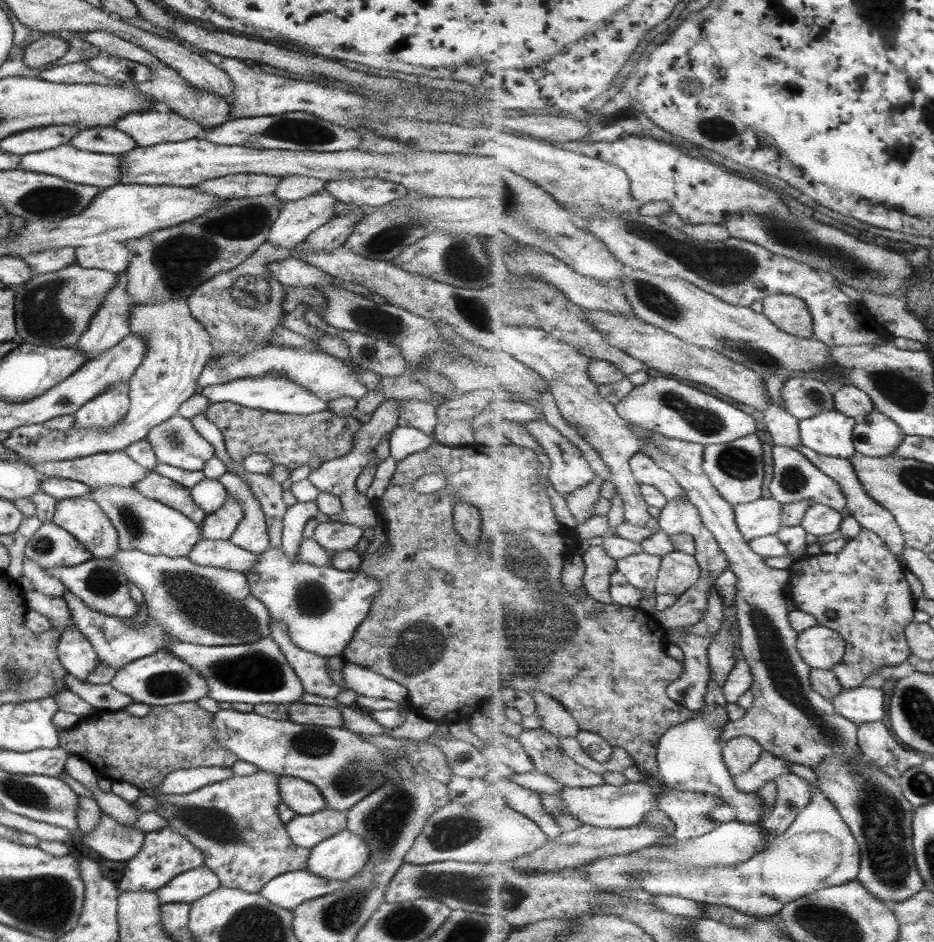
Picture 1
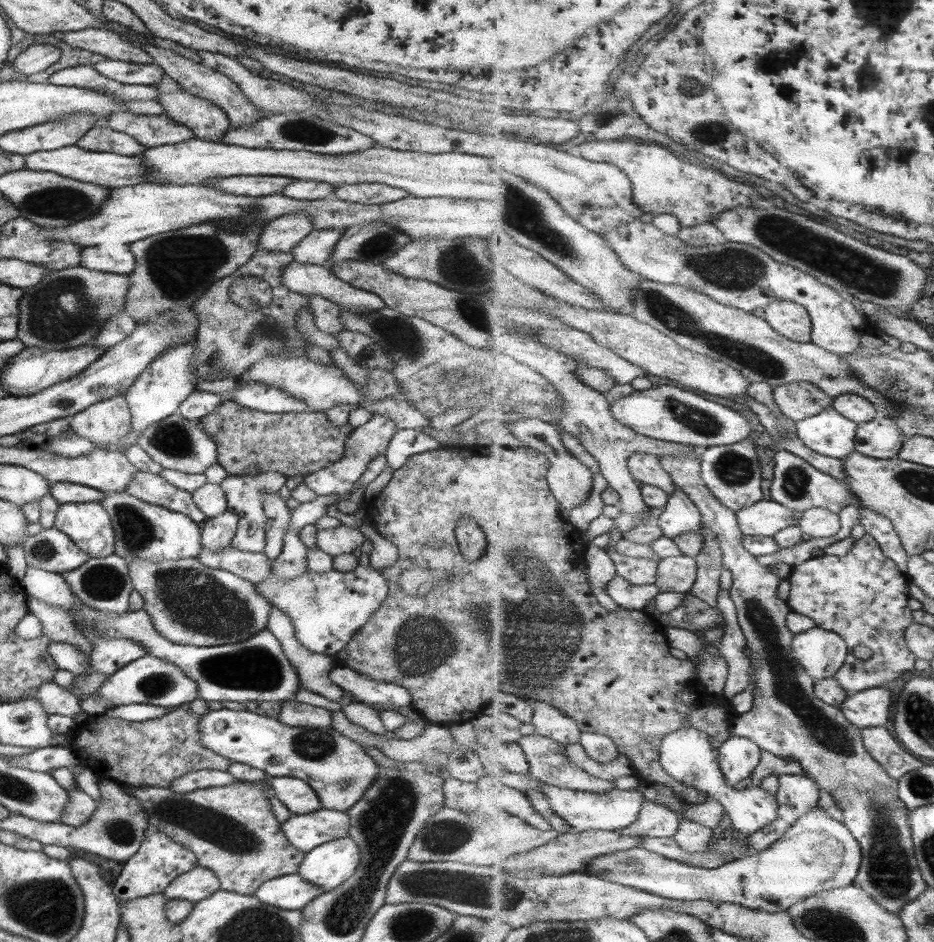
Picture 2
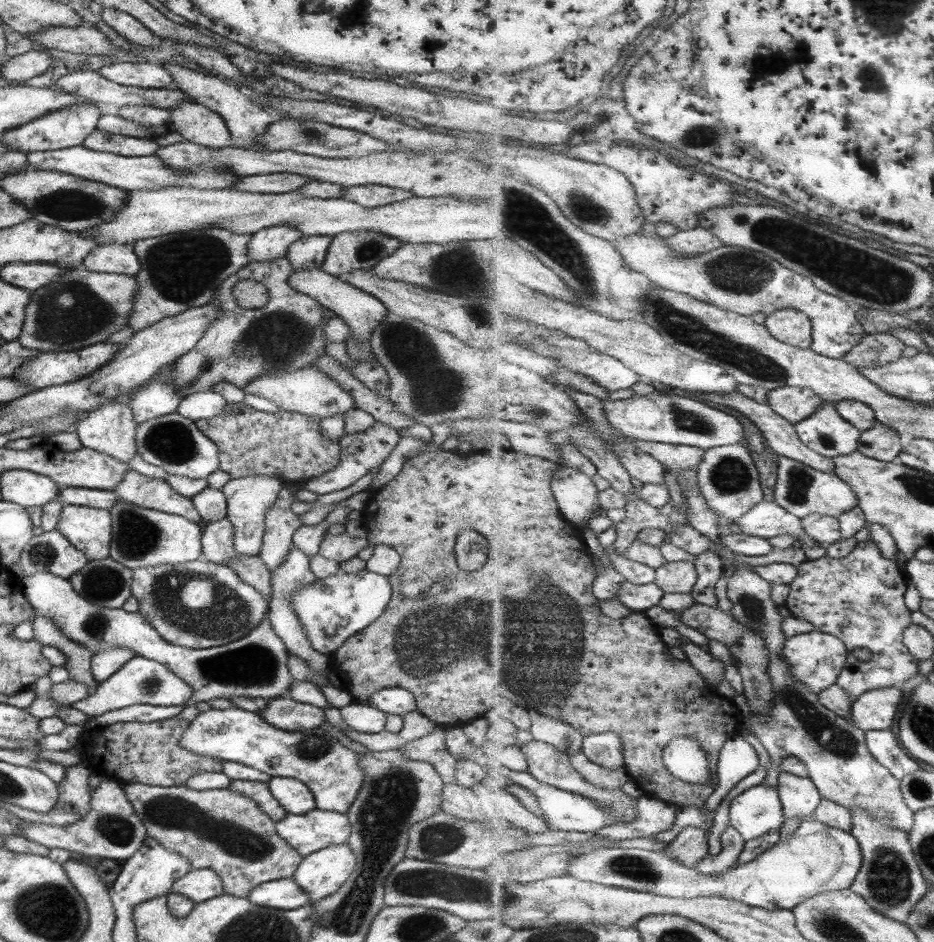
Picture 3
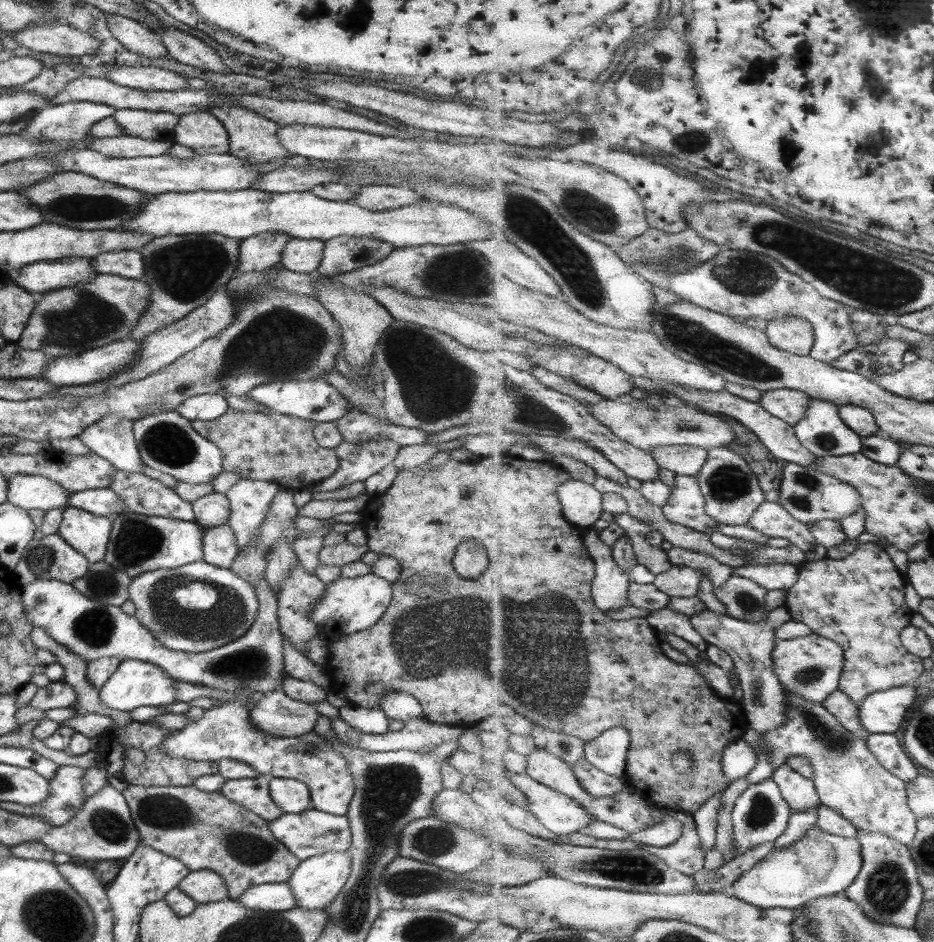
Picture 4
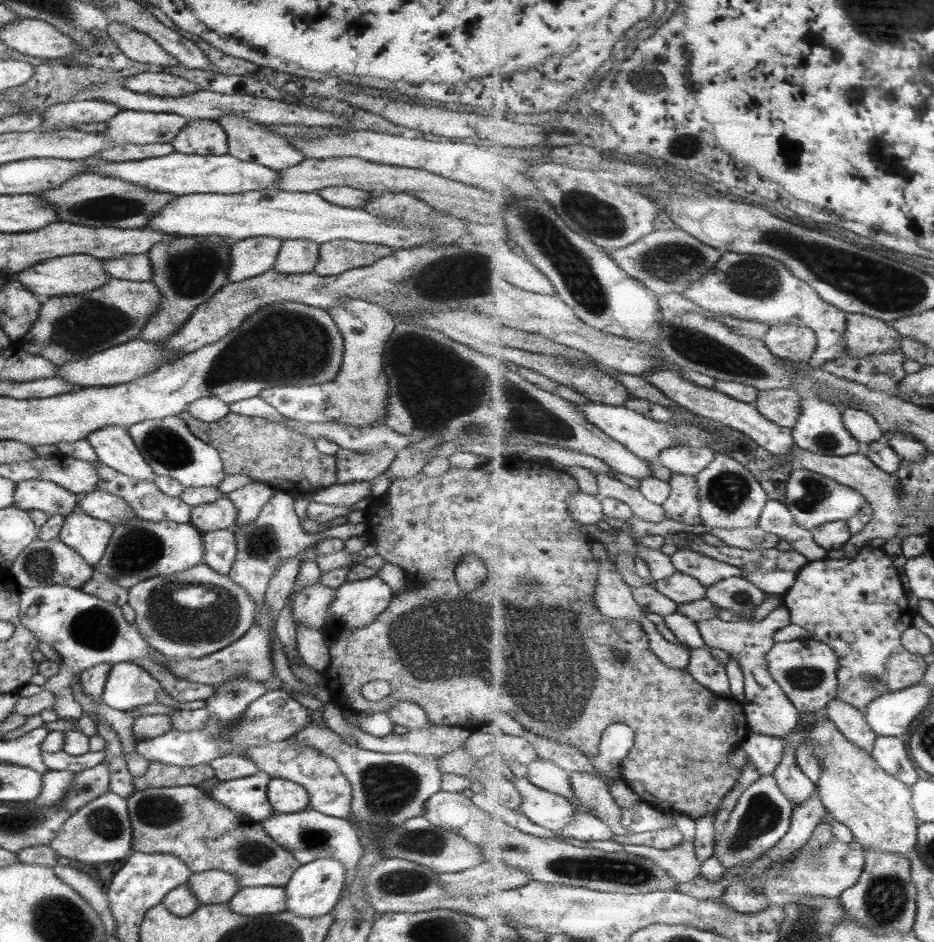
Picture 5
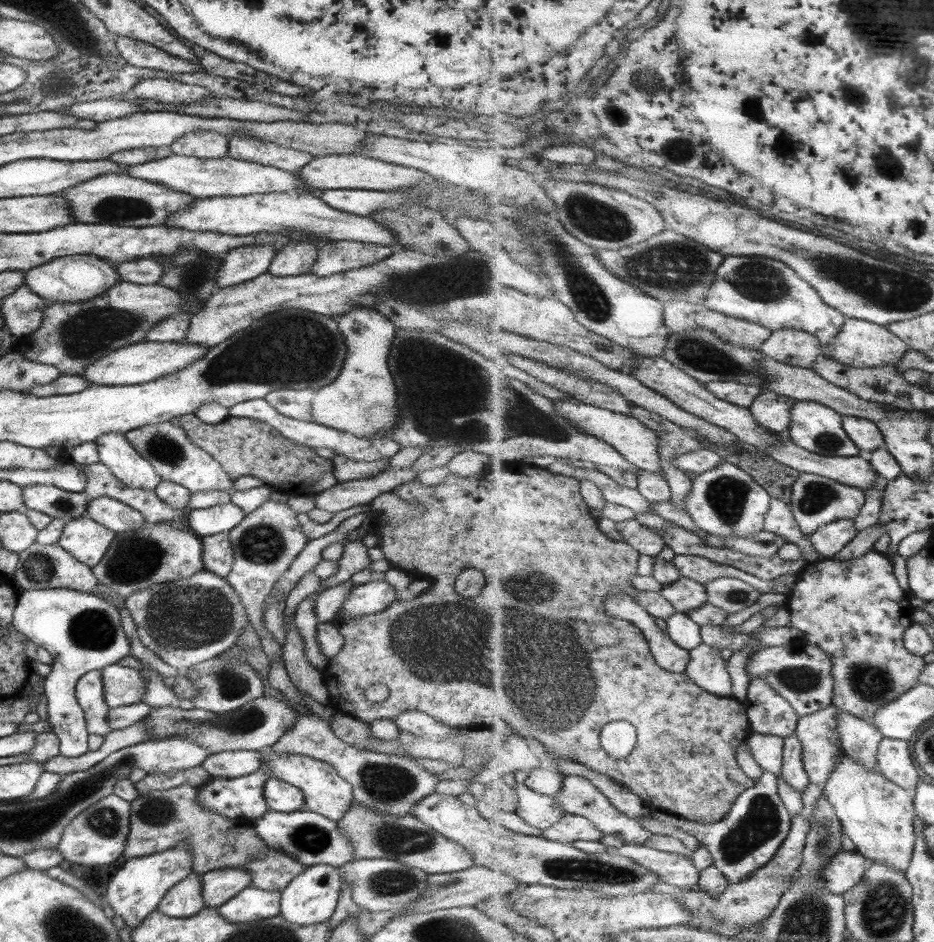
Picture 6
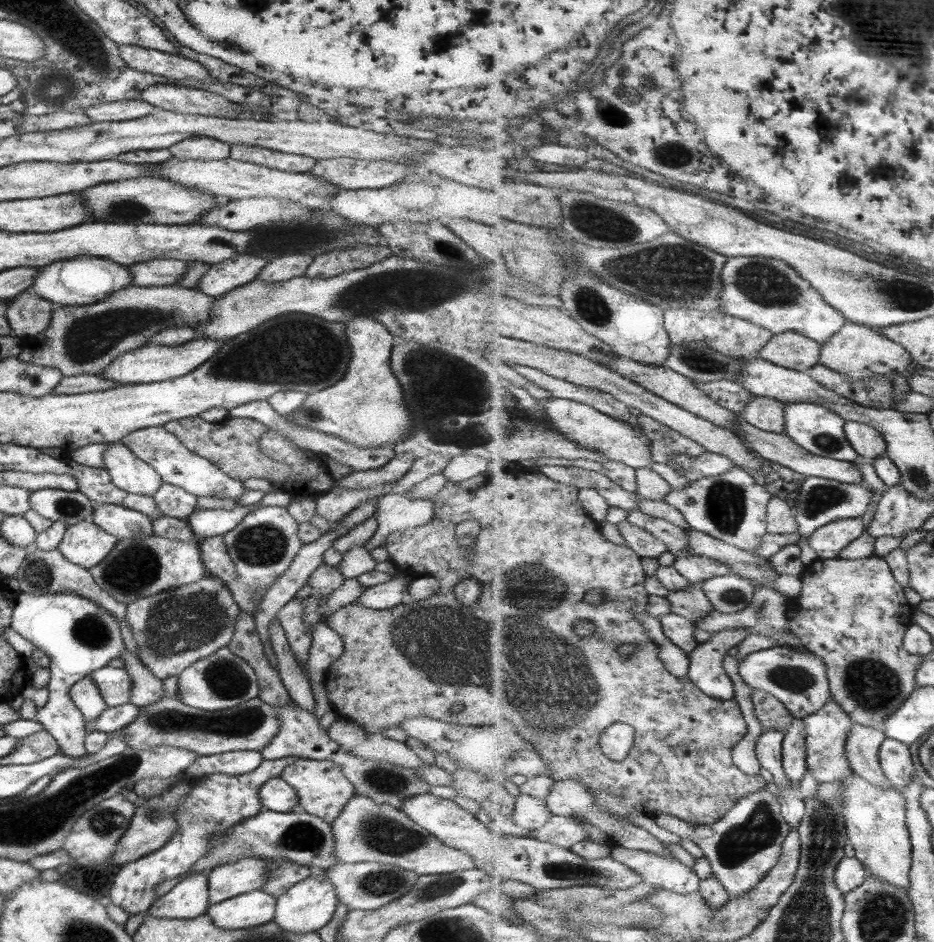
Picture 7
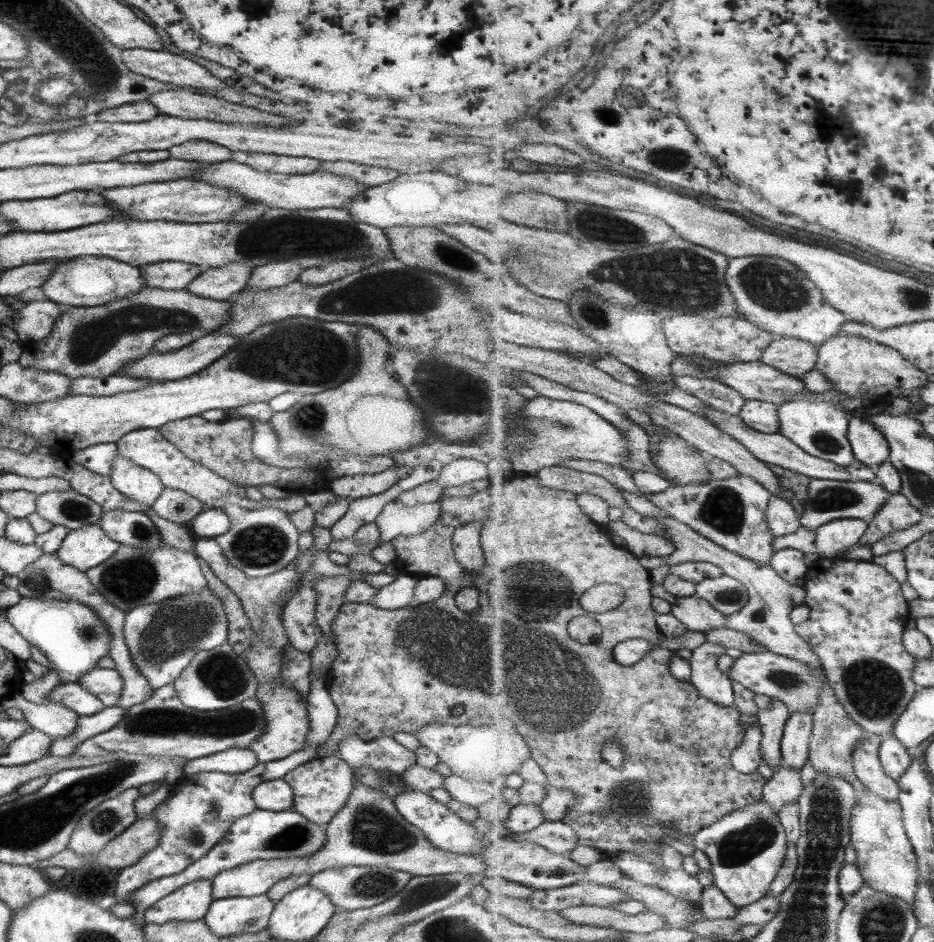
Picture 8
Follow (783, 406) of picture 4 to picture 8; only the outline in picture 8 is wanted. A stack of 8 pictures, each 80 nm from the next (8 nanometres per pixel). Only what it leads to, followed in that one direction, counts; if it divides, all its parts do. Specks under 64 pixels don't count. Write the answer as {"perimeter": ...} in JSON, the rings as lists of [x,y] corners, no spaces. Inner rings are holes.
{"perimeter":[[[748,400],[741,411],[741,418],[759,432],[779,432],[779,404],[763,400]]]}

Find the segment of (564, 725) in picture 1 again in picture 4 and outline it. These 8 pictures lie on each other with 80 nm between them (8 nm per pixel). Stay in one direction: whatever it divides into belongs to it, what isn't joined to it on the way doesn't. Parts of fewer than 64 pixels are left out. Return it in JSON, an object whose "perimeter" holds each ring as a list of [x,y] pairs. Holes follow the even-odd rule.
{"perimeter":[[[535,724],[530,734],[538,748],[544,748],[571,766],[586,758],[586,742],[578,736],[569,736],[564,732],[555,732],[546,726]]]}

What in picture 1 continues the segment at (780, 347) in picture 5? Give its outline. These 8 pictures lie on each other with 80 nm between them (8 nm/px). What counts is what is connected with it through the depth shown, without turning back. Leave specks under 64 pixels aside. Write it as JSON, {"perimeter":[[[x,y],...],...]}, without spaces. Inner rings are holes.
{"perimeter":[[[779,293],[767,296],[763,304],[762,312],[771,322],[777,324],[779,329],[800,338],[814,337],[813,318],[809,306],[803,299]]]}

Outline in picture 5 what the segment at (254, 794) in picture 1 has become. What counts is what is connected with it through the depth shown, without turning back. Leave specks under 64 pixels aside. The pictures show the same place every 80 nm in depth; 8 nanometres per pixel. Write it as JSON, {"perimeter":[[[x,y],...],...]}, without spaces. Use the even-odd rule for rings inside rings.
{"perimeter":[[[181,786],[133,790],[126,801],[132,829],[131,849],[145,854],[173,854],[192,873],[222,870],[235,875],[241,887],[284,887],[299,864],[271,841],[260,822],[235,815],[197,787]]]}

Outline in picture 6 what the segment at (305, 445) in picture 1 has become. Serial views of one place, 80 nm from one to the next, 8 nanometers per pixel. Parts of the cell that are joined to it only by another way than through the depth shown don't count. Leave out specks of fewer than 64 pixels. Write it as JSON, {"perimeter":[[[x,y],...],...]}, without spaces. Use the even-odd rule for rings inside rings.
{"perimeter":[[[184,414],[170,420],[170,423],[180,428],[191,445],[203,450],[227,473],[233,481],[241,476],[252,476],[263,481],[264,485],[275,491],[286,493],[289,497],[314,496],[317,493],[331,488],[337,483],[333,476],[330,459],[319,457],[313,449],[307,446],[297,445],[293,441],[283,439],[281,435],[268,424],[250,418],[228,416],[223,422],[217,424],[205,424],[194,414]]]}

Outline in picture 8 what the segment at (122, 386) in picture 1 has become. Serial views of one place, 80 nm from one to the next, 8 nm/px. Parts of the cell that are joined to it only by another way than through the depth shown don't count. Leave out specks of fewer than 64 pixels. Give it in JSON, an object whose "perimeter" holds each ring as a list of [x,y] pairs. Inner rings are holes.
{"perimeter":[[[118,455],[114,456],[108,477],[117,492],[143,506],[151,507],[152,502],[155,502],[158,494],[164,489],[161,481],[152,472]]]}

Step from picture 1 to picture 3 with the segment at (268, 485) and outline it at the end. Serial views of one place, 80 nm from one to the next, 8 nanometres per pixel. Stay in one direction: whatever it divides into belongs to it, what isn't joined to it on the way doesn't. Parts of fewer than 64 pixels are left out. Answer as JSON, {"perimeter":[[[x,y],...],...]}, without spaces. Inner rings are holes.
{"perimeter":[[[272,506],[264,518],[264,535],[258,552],[267,572],[273,572],[284,563],[292,547],[292,534],[302,525],[298,515],[290,510]]]}

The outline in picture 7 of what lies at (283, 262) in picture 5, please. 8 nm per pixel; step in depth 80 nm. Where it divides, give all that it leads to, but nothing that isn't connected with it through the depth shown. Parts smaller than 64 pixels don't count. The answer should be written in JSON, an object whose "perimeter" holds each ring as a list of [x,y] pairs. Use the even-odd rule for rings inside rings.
{"perimeter":[[[284,254],[279,258],[267,261],[256,272],[255,279],[261,282],[283,282],[290,278],[304,276],[307,265],[313,256],[306,254]]]}

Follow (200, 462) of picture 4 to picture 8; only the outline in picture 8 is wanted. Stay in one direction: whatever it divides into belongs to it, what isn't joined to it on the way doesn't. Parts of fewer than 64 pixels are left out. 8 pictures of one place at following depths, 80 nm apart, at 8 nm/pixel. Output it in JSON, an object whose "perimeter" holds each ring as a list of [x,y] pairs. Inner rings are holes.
{"perimeter":[[[139,429],[131,430],[116,443],[116,455],[122,458],[128,458],[132,464],[146,468],[148,472],[152,472],[160,481],[164,488],[175,488],[186,492],[189,496],[196,498],[202,502],[206,508],[221,509],[222,506],[233,504],[240,506],[245,510],[254,510],[259,506],[277,508],[287,515],[292,512],[301,510],[306,502],[302,494],[291,493],[290,497],[285,499],[261,499],[259,502],[251,502],[246,497],[243,486],[229,482],[216,474],[213,474],[207,468],[203,468],[200,464],[195,464],[192,460],[185,458],[179,453],[167,439],[163,439],[156,429]]]}

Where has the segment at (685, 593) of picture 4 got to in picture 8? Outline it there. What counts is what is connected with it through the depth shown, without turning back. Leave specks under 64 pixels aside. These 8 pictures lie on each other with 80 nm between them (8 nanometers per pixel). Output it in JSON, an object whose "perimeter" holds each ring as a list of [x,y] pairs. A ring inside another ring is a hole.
{"perimeter":[[[698,594],[677,597],[672,605],[672,613],[687,625],[688,630],[708,634],[712,630],[725,628],[727,615],[717,610]]]}

